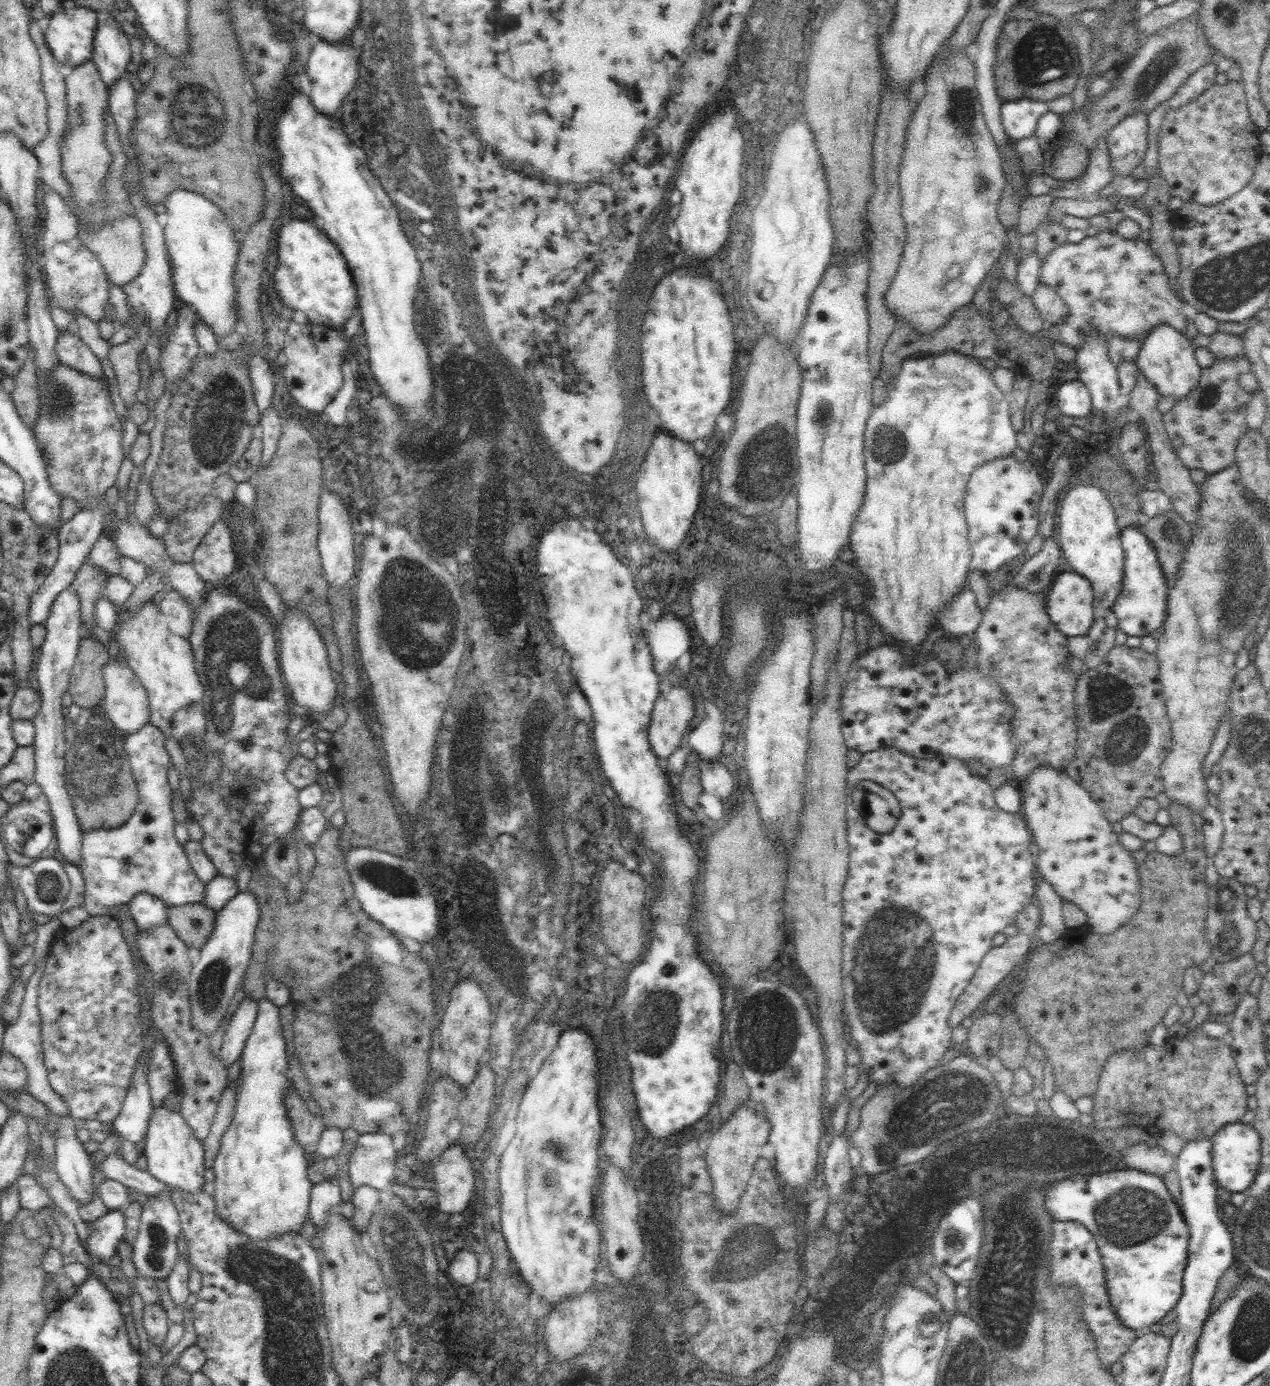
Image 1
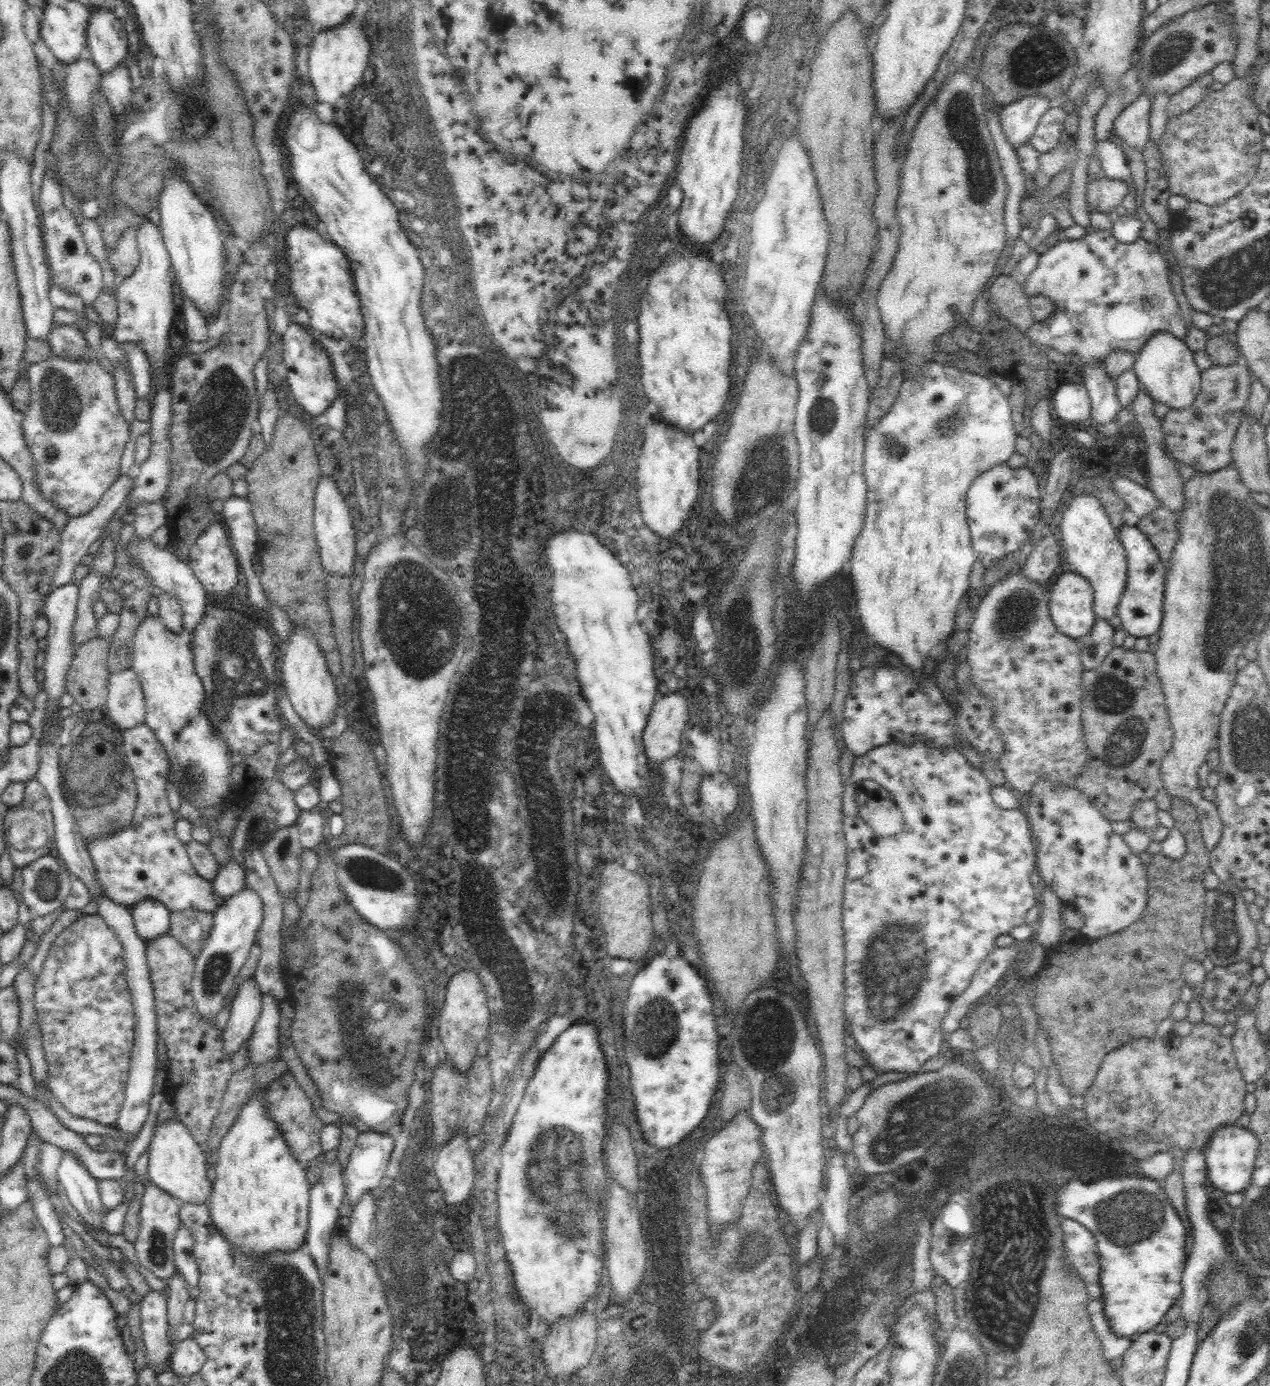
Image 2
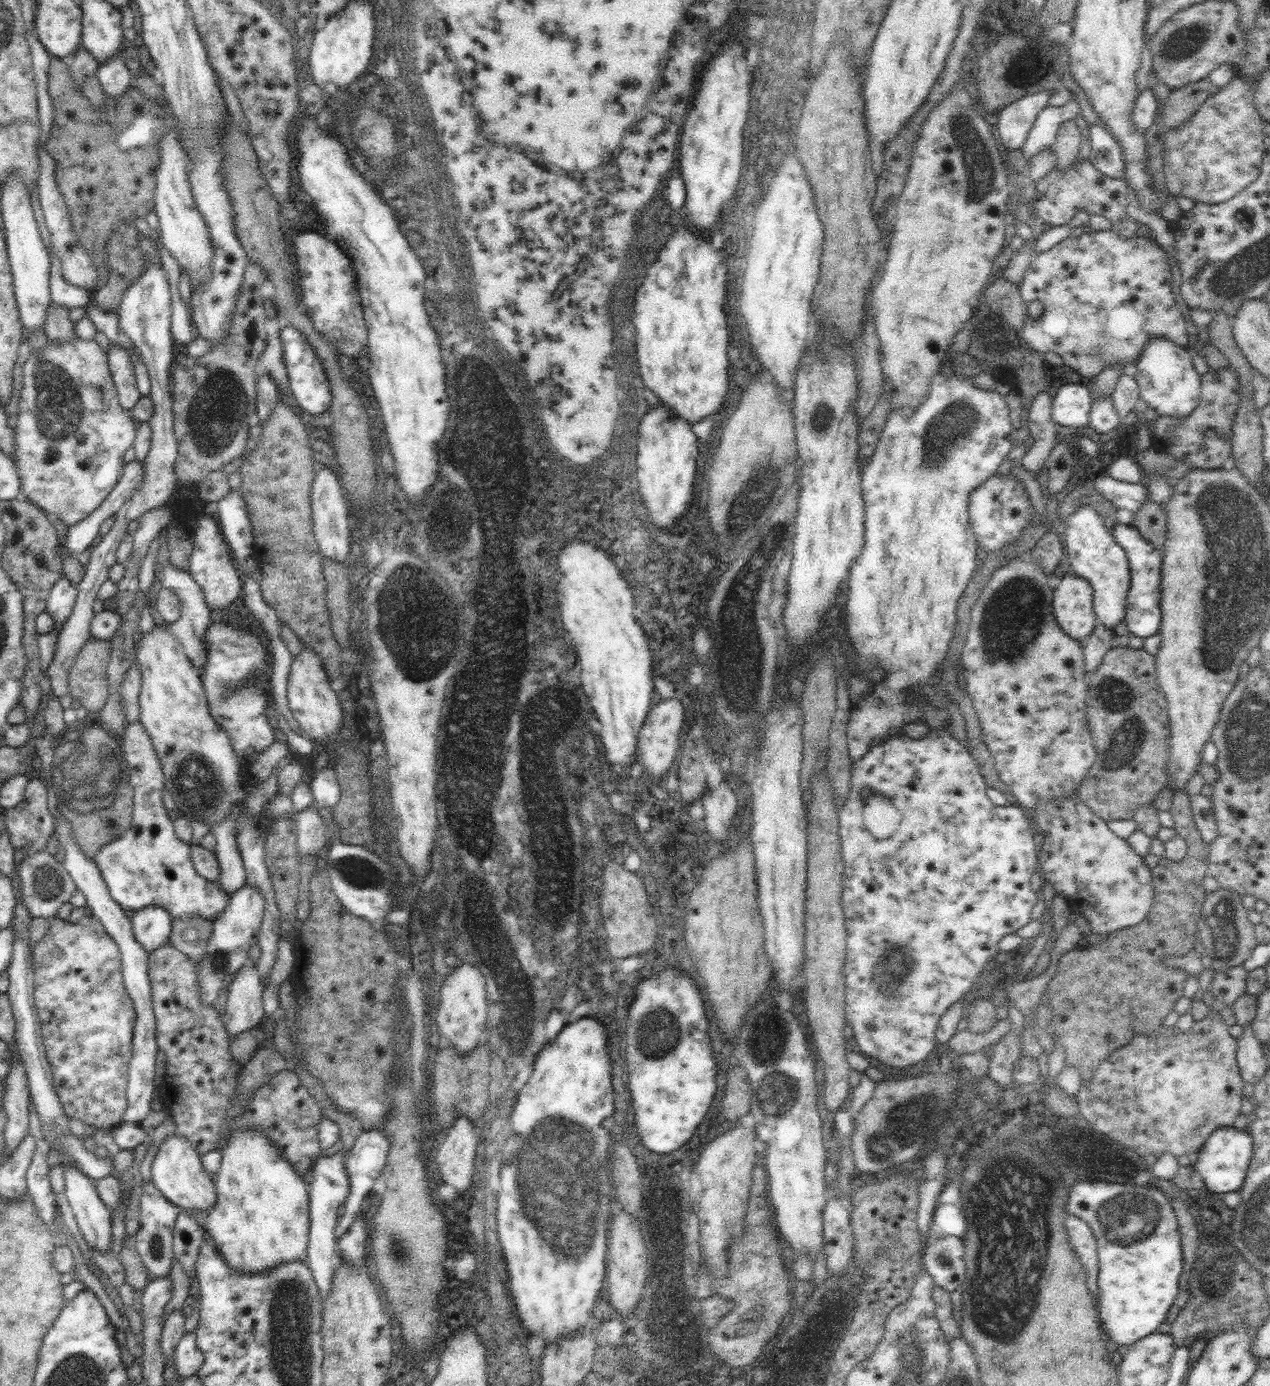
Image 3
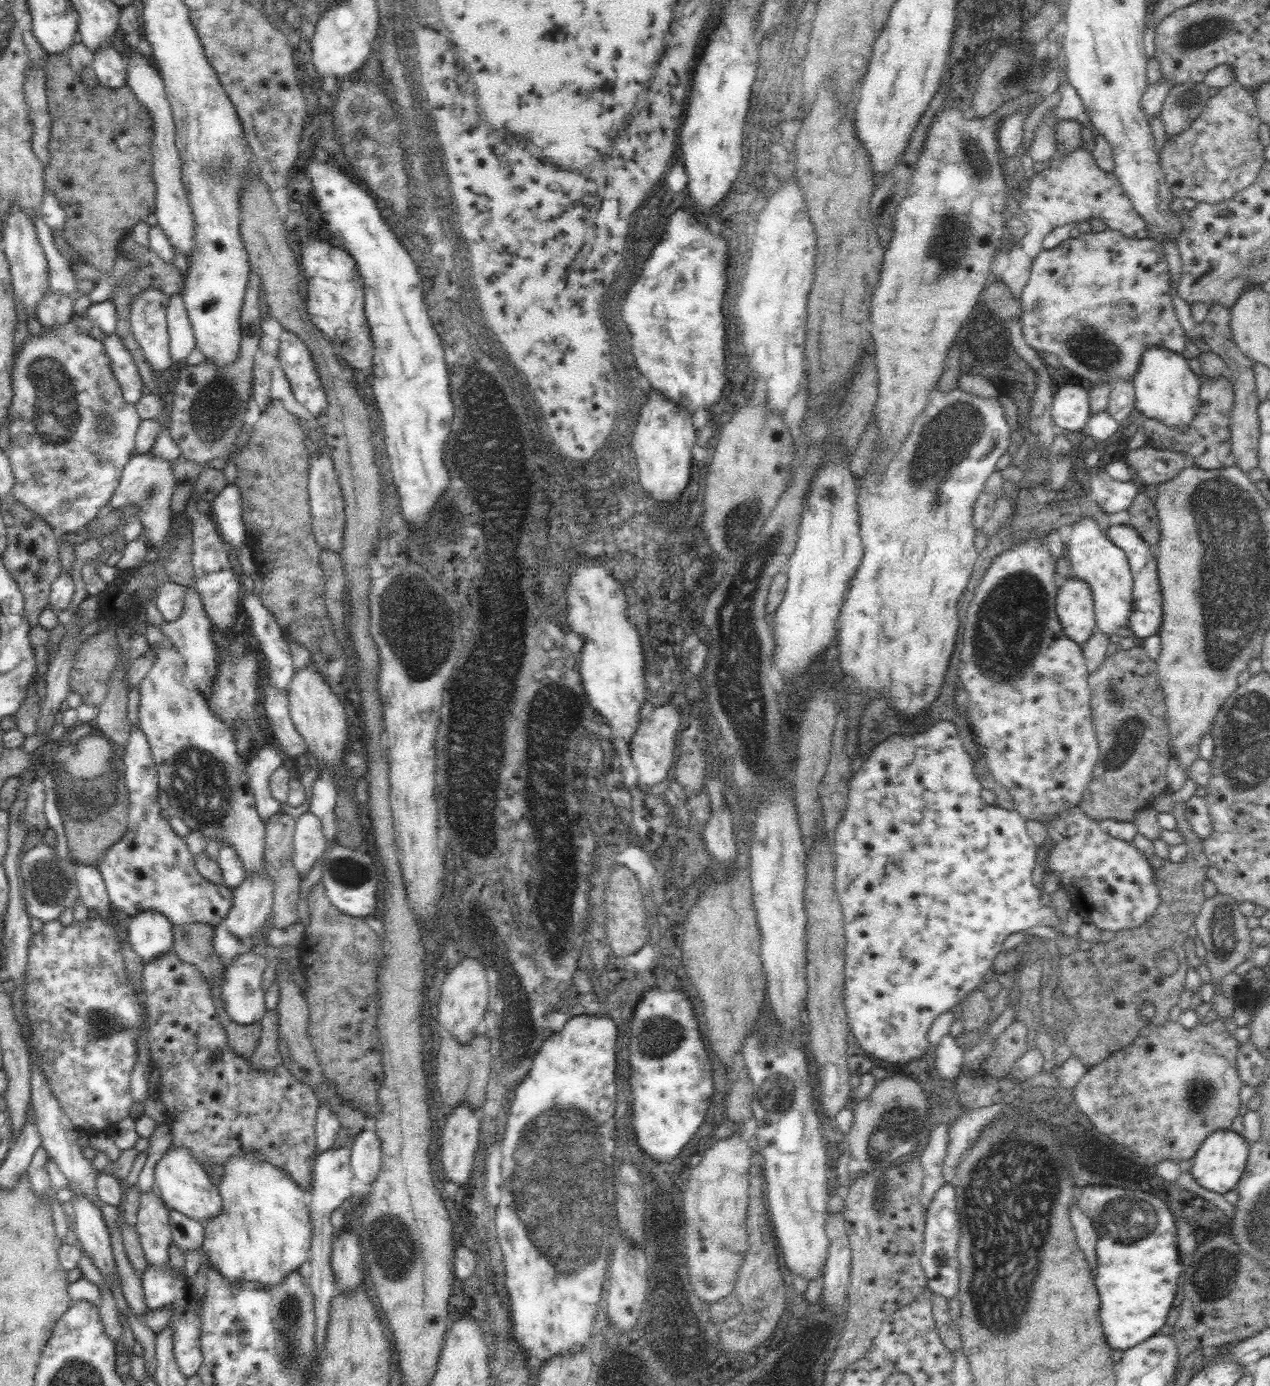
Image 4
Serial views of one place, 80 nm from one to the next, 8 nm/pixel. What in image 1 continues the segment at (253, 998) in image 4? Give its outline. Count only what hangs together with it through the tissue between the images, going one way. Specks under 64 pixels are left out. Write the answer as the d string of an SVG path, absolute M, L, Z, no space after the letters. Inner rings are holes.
M246 995L236 1008L227 1030L224 1034L224 1043L219 1051L219 1057L227 1068L234 1064L237 1058L241 1058L243 1048L252 1032L256 1016L258 1014L258 1003L252 997Z

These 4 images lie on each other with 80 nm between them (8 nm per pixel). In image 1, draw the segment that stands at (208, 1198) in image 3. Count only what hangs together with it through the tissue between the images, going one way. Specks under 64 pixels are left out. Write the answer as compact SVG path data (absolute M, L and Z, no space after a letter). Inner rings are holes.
M164 1104L154 1108L146 1135L146 1146L142 1154L147 1158L147 1171L152 1176L165 1186L190 1194L196 1194L208 1186L204 1181L206 1167L202 1140L194 1134L178 1110L170 1110Z

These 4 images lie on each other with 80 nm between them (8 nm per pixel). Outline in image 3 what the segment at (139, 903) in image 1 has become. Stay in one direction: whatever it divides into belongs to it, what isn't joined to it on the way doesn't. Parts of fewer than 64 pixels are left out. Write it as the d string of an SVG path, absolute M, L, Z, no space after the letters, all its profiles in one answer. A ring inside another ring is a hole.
M149 904L131 918L134 938L150 953L170 942L172 916L164 908Z

